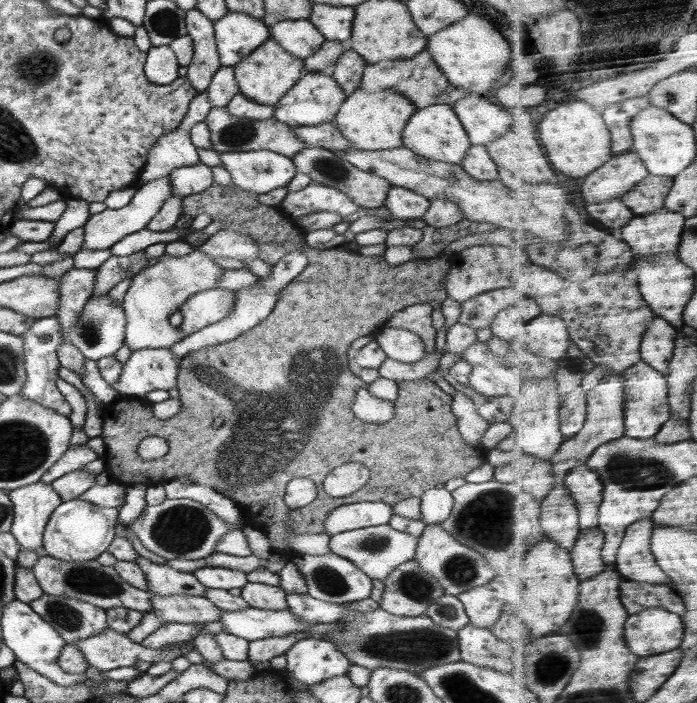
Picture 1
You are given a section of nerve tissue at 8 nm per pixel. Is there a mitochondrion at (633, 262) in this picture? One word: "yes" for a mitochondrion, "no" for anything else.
no

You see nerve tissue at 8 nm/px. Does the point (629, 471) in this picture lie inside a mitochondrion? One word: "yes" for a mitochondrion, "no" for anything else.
yes

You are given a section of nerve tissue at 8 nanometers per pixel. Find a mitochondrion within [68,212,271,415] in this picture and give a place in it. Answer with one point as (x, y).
(90, 331)

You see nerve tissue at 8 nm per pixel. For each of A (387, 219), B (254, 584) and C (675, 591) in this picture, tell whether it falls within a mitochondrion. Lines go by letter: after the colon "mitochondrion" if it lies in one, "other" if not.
A: other
B: other
C: other

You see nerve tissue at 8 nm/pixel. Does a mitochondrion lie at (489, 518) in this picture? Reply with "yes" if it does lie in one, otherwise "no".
yes

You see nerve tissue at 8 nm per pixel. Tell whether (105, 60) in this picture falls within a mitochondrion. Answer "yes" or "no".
no

